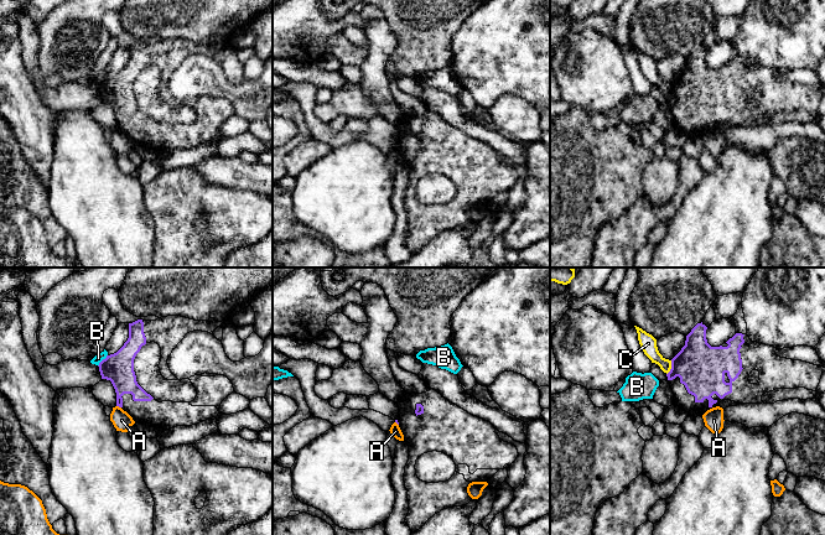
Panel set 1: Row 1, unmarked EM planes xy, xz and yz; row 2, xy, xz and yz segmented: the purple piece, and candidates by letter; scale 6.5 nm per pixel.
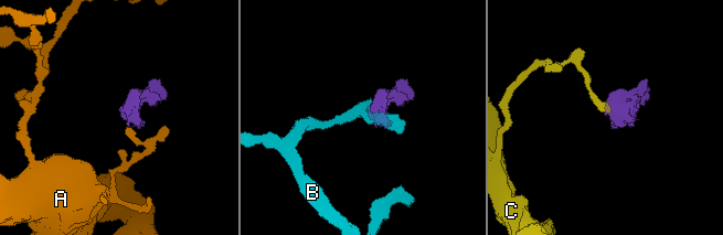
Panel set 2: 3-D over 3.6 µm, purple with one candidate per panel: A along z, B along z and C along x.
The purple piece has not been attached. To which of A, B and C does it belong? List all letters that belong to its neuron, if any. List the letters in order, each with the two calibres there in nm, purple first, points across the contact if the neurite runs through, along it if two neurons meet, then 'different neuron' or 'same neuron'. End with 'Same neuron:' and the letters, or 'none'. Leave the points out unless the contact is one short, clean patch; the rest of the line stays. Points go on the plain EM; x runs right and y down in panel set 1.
A: 200 nm thick on the purple side, 120 nm on the other; border along xy (117, 128), (120, 130); different neuron
B: 200 nm thick on the purple side, 60 nm on the other; border along xy (107, 77), (98, 88); different neuron
C: 320 nm thick on the purple side, 110 nm on the other; border along yz (672, 83), (672, 91), (667, 97); different neuron
Same neuron: none

